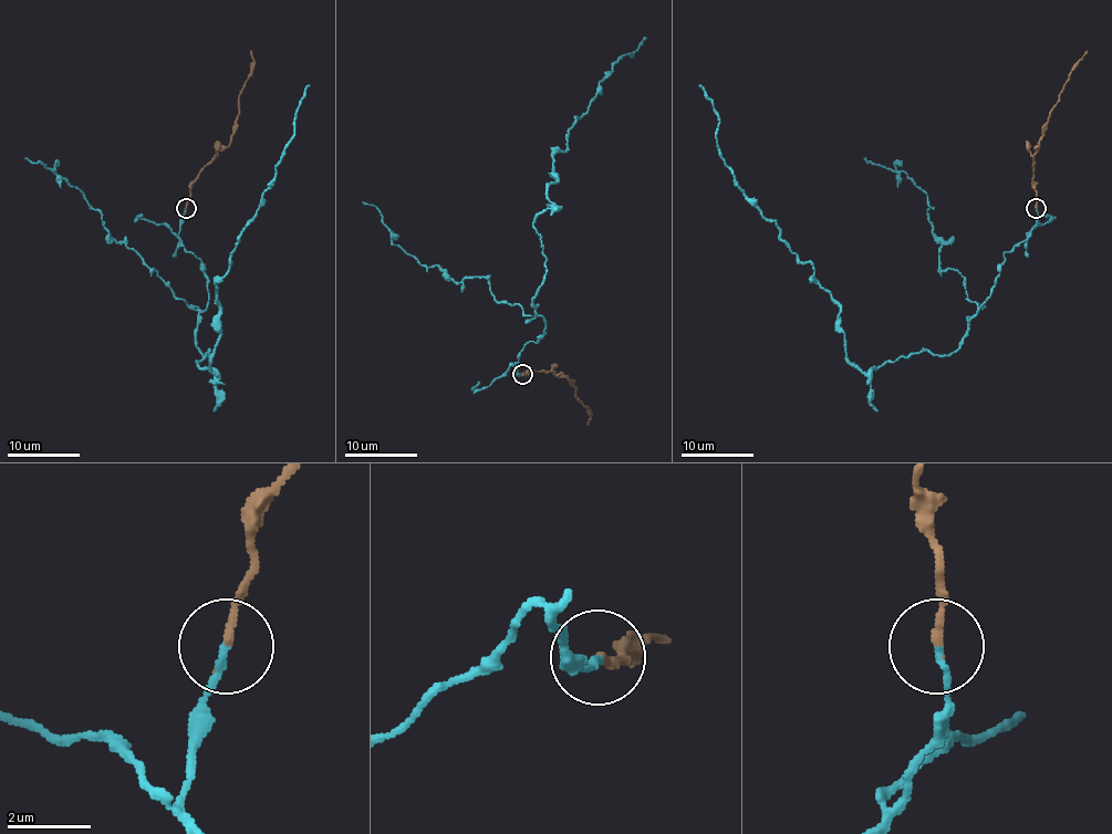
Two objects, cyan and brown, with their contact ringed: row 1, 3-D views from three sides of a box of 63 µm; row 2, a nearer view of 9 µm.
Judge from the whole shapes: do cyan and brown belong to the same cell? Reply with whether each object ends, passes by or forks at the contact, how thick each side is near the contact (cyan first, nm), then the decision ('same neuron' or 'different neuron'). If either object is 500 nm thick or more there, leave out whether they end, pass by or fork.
cyan ends; brown ends; calibres 160 and 200 nm; different neuron

